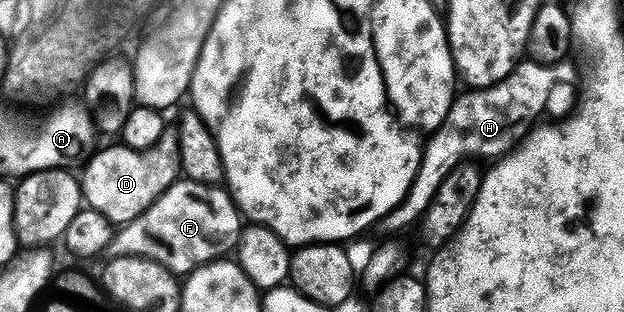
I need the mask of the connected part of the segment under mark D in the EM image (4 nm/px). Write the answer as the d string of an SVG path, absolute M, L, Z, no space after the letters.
M165 130L164 136L149 151L135 151L123 145L117 147L108 147L97 150L96 154L88 160L83 168L82 190L84 192L84 202L89 208L102 217L106 217L113 225L123 225L142 217L155 205L164 194L172 188L173 185L181 178L180 169L180 137L175 130Z

